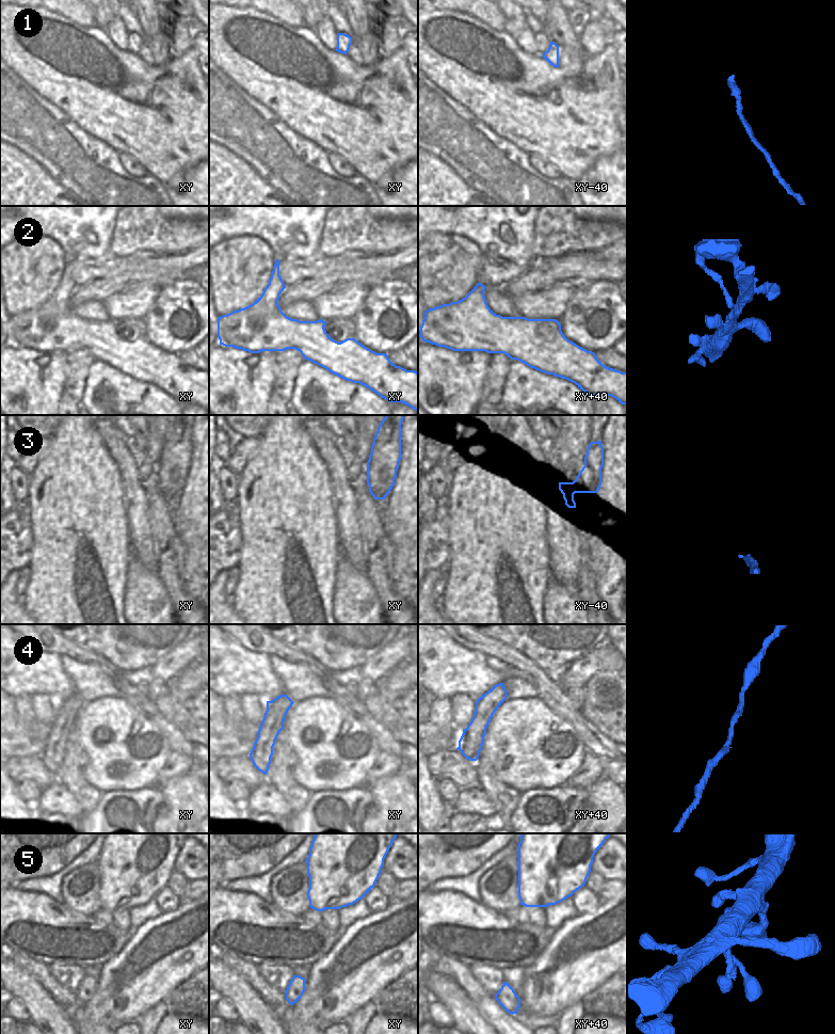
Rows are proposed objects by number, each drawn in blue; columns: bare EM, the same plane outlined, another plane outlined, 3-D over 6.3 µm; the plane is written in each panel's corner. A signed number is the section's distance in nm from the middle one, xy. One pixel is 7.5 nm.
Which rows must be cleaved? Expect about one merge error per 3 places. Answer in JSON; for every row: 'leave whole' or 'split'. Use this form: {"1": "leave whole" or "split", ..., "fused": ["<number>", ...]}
{"1": "split", "2": "leave whole", "3": "split", "4": "leave whole", "5": "leave whole", "fused": ["1", "3"]}

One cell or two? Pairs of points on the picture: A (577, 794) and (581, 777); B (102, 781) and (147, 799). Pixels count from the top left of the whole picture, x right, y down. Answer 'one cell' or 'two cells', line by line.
A: two cells
B: two cells

